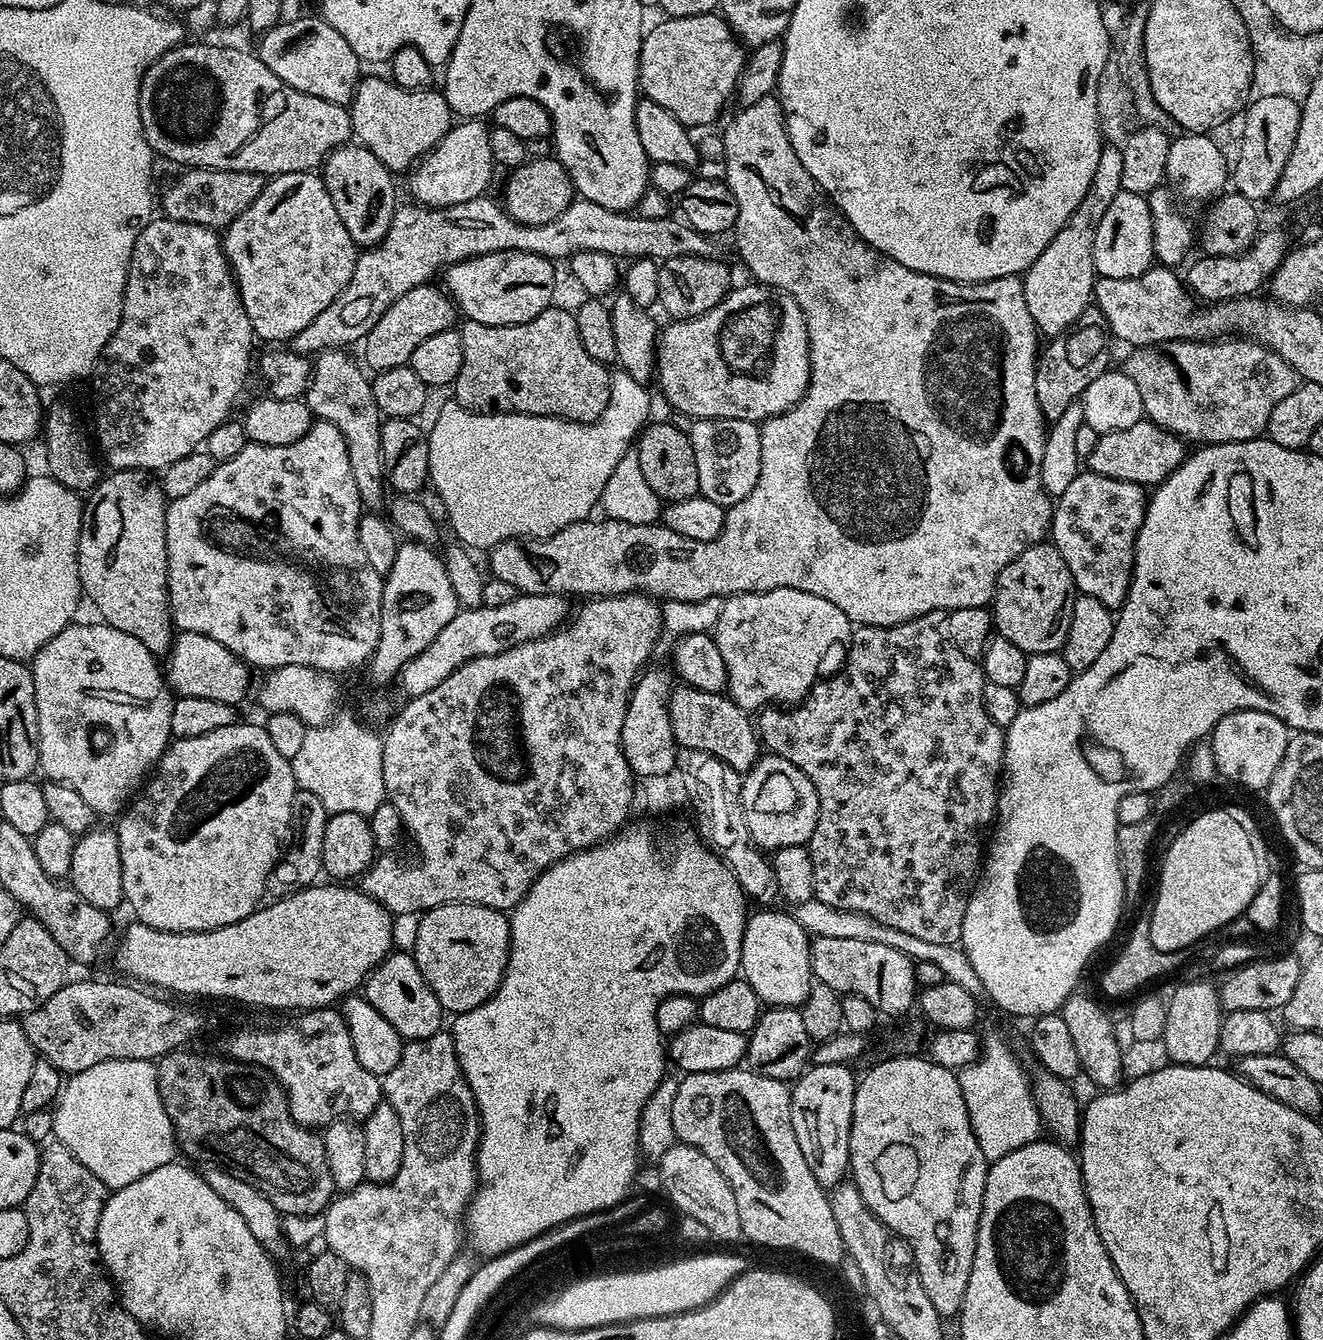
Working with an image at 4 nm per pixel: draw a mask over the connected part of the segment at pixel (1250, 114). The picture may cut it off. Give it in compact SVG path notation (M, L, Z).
M1255 97L1247 105L1243 113L1244 137L1240 140L1240 153L1234 156L1234 167L1230 172L1230 180L1235 191L1241 192L1246 199L1253 202L1268 200L1282 178L1282 170L1286 170L1286 162L1290 162L1290 154L1294 150L1294 138L1298 138L1300 125L1301 101L1294 98L1262 98Z

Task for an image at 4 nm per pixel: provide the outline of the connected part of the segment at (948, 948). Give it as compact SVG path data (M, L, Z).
M815 898L795 905L790 914L803 926L809 937L854 938L857 942L878 942L882 946L890 946L894 950L906 954L917 965L933 964L944 975L941 977L949 984L957 984L973 993L982 989L982 978L978 978L974 966L970 966L970 958L966 958L966 954L959 944L925 942L922 938L914 938L914 934L905 934L902 930L894 930L893 927L886 926L874 918L870 918L869 915L861 912L838 910L832 906L826 906L826 902Z

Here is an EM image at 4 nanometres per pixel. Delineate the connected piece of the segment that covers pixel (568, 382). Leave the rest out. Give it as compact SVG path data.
M549 306L542 314L538 314L538 318L534 318L530 322L511 324L510 326L486 326L482 322L465 319L463 321L464 325L461 323L458 328L462 338L462 370L458 370L458 378L454 385L454 391L456 391L455 403L461 404L471 412L517 412L527 416L553 416L559 420L569 420L579 424L593 424L602 414L602 410L606 410L606 406L610 402L612 378L609 369L605 365L598 363L594 358L590 358L590 354L586 354L586 350L582 346L582 338L578 338L575 315L569 309L567 312L564 308L556 307Z

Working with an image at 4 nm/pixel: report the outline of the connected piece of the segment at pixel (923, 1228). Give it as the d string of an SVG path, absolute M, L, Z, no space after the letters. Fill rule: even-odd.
M919 1055L914 1056L897 1056L895 1058L881 1059L881 1064L876 1064L863 1077L859 1077L856 1093L854 1094L854 1114L852 1115L852 1125L850 1126L850 1158L848 1159L848 1166L850 1169L851 1183L856 1185L856 1189L862 1194L862 1202L866 1202L866 1206L875 1214L892 1231L894 1236L900 1236L908 1244L908 1248L912 1252L912 1257L916 1263L918 1270L918 1278L922 1282L922 1290L926 1290L926 1295L930 1297L930 1302L934 1302L934 1310L938 1310L941 1318L955 1317L959 1313L960 1308L964 1304L964 1295L966 1294L966 1286L970 1282L970 1270L974 1266L974 1250L976 1249L976 1239L978 1238L978 1222L982 1214L982 1198L986 1190L986 1174L988 1173L988 1161L982 1154L982 1146L978 1146L978 1138L974 1138L974 1130L970 1126L970 1118L966 1110L966 1098L962 1098L962 1086L960 1085L960 1077L955 1071L946 1066L938 1066L933 1060L921 1058Z

